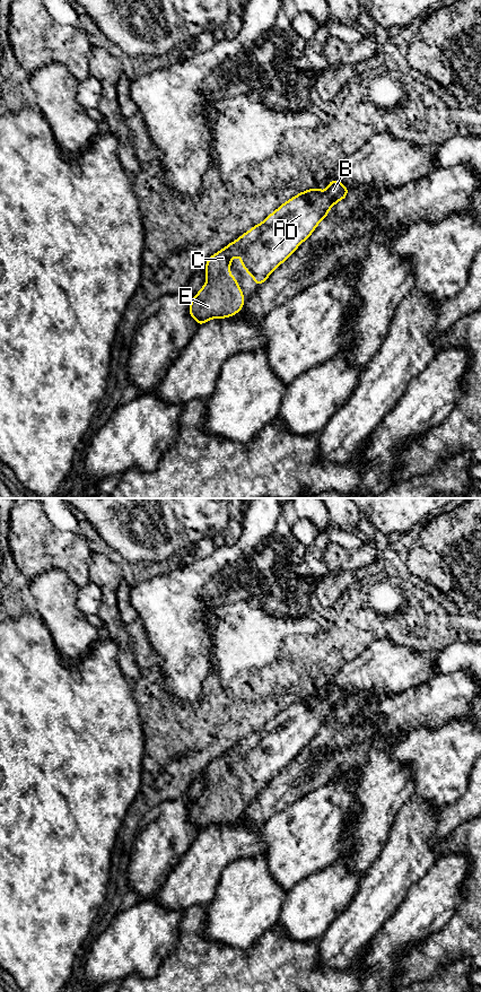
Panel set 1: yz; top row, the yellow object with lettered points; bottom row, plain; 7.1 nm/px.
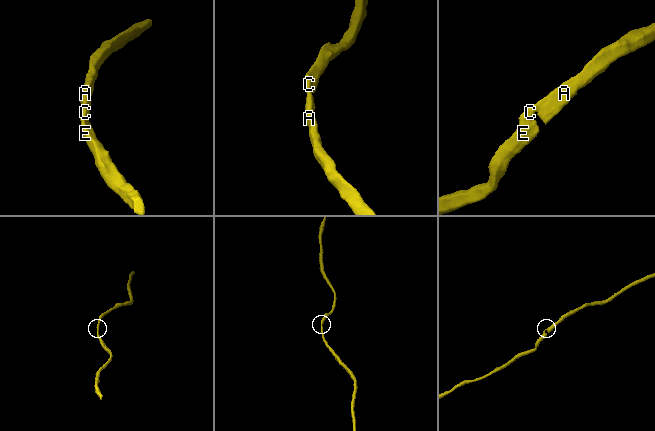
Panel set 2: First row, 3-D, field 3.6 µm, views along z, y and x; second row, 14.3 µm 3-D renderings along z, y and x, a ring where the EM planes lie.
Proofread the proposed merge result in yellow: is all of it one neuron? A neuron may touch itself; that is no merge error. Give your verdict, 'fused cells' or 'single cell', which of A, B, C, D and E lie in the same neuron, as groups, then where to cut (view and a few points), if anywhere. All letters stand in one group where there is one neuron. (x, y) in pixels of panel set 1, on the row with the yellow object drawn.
single cell; groups A B C D E; cut none

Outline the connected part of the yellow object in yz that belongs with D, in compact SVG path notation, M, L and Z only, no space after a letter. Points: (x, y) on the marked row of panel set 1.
M331 179L325 191L315 186L296 194L280 205L262 223L212 254L204 266L207 281L191 299L189 306L189 313L198 325L200 327L211 319L227 319L236 315L243 308L246 299L238 286L237 278L230 275L230 264L235 256L242 258L240 266L260 287L312 235L320 221L327 218L330 209L348 194L349 190L343 183Z

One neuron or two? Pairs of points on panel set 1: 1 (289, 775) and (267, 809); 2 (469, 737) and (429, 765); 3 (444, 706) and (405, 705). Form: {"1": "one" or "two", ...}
{"1": "one", "2": "one", "3": "one"}

